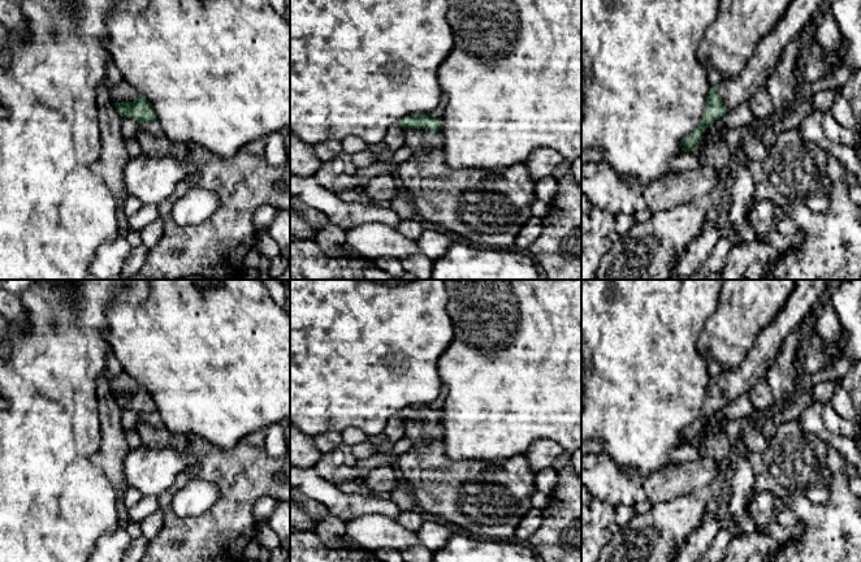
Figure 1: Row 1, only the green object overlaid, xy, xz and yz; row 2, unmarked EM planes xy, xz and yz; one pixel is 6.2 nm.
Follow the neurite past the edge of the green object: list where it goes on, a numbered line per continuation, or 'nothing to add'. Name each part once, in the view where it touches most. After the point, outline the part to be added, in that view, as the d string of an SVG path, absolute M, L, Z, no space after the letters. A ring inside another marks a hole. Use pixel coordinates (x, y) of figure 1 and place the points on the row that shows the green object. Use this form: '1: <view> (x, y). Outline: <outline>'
1: xz (420, 141). Outline: M404 129L404 144L412 150L414 156L420 156L444 147L444 138L425 129Z

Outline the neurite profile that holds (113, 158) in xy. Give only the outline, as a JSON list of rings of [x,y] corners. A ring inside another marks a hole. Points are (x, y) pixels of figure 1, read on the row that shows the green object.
[[[103,81],[96,91],[98,117],[100,126],[100,156],[92,165],[92,172],[99,176],[104,185],[122,208],[127,193],[124,185],[124,169],[129,161],[121,131],[121,120],[113,99],[111,86]]]

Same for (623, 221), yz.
[[[628,213],[615,215],[615,232],[620,235],[624,234],[636,221]]]

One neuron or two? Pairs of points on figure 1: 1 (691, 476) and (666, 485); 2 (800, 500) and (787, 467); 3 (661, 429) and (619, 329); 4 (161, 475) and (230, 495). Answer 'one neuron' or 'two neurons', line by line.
1: one neuron
2: two neurons
3: one neuron
4: two neurons

